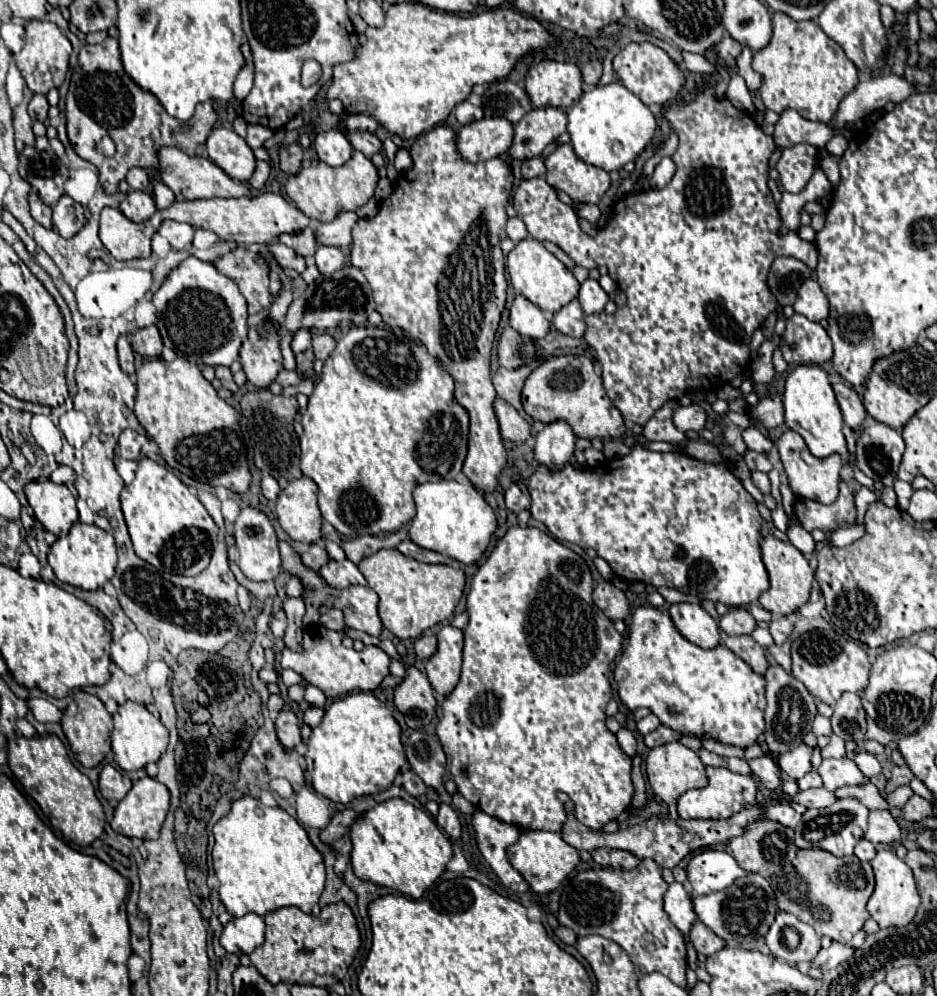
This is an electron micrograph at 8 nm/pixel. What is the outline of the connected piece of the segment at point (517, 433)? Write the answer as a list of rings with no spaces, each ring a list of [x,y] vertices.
[[[496,398],[494,412],[496,412],[496,420],[500,422],[500,434],[504,440],[522,442],[530,436],[530,424],[506,400]]]

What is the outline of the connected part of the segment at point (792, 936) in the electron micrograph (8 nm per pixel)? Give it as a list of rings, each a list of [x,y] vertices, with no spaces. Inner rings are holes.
[[[778,912],[766,934],[766,944],[778,960],[788,964],[810,962],[820,950],[820,938],[814,928],[788,912]]]

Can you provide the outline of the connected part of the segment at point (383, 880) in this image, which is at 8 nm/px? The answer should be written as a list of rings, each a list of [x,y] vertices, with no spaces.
[[[390,798],[360,814],[350,826],[350,842],[350,864],[358,878],[398,890],[410,898],[420,898],[452,858],[448,836],[424,810],[414,808],[402,798]]]

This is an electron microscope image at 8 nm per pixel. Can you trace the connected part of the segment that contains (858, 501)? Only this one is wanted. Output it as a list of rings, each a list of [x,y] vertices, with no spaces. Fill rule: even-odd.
[[[862,486],[856,493],[855,493],[855,505],[857,509],[857,518],[855,520],[855,524],[861,524],[864,521],[864,516],[862,515],[866,512],[868,506],[872,502],[880,501],[880,494],[874,490],[868,489]]]

